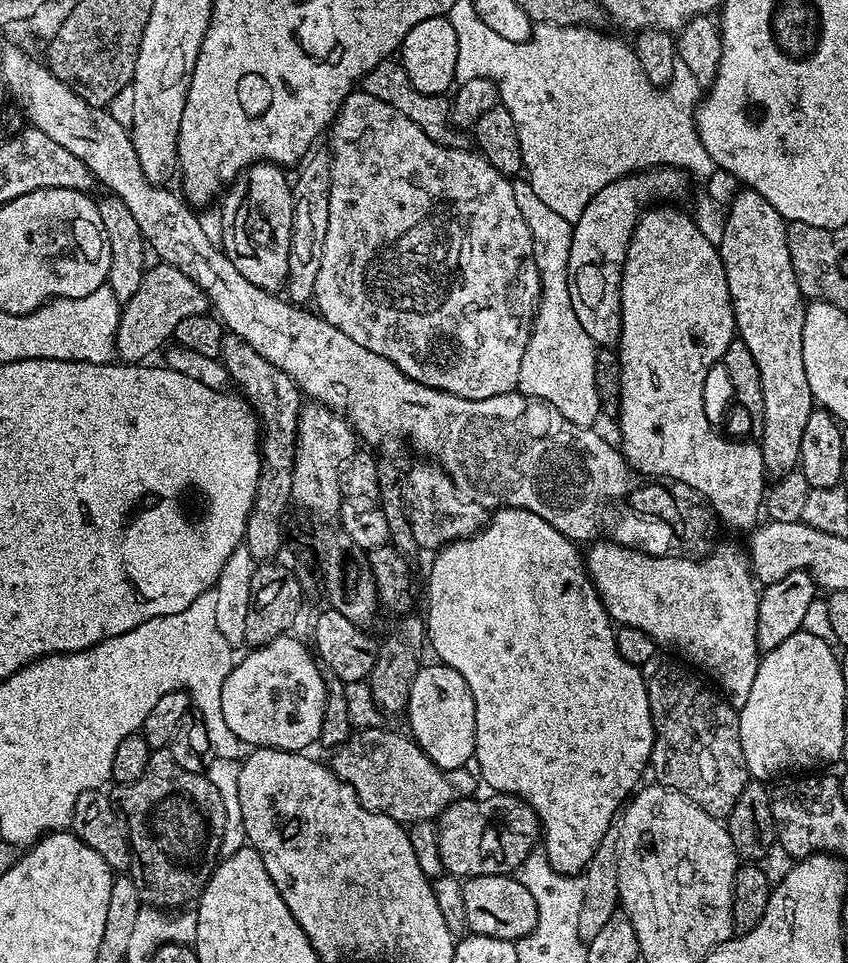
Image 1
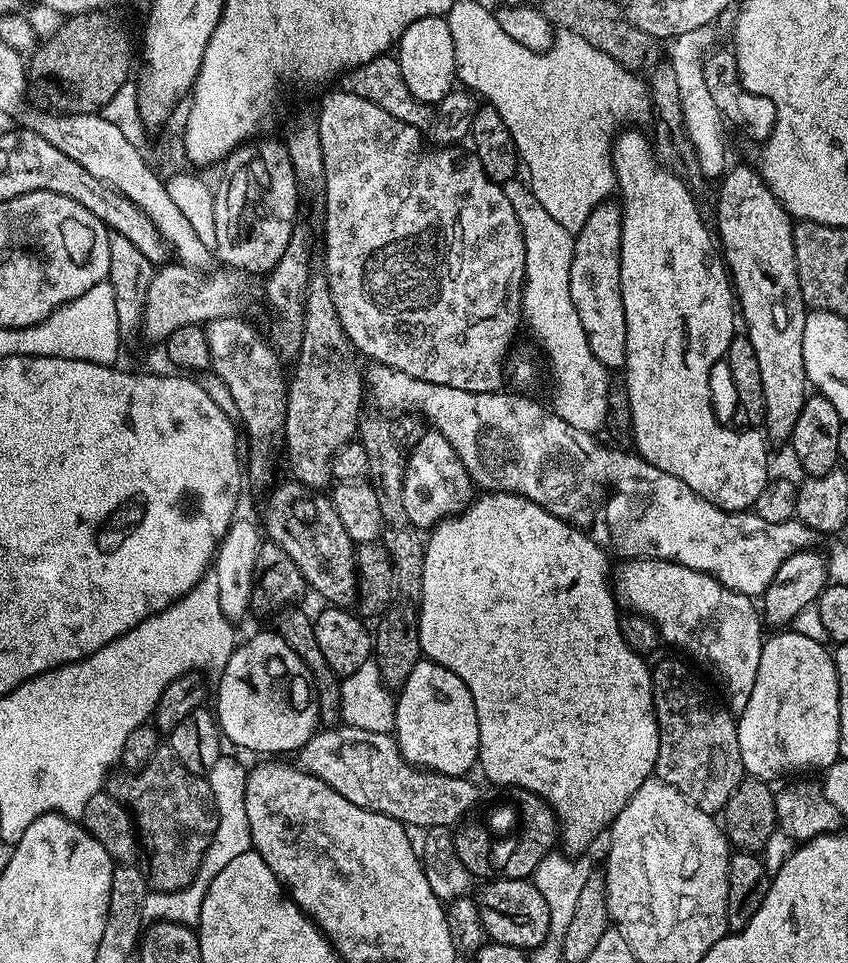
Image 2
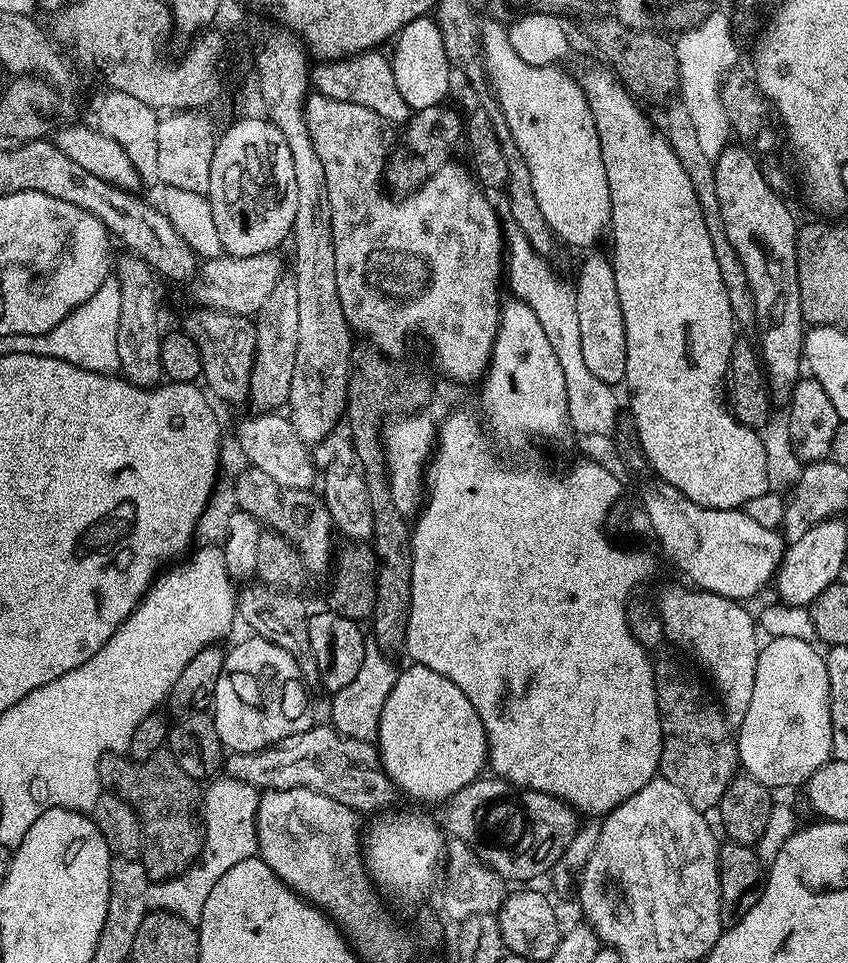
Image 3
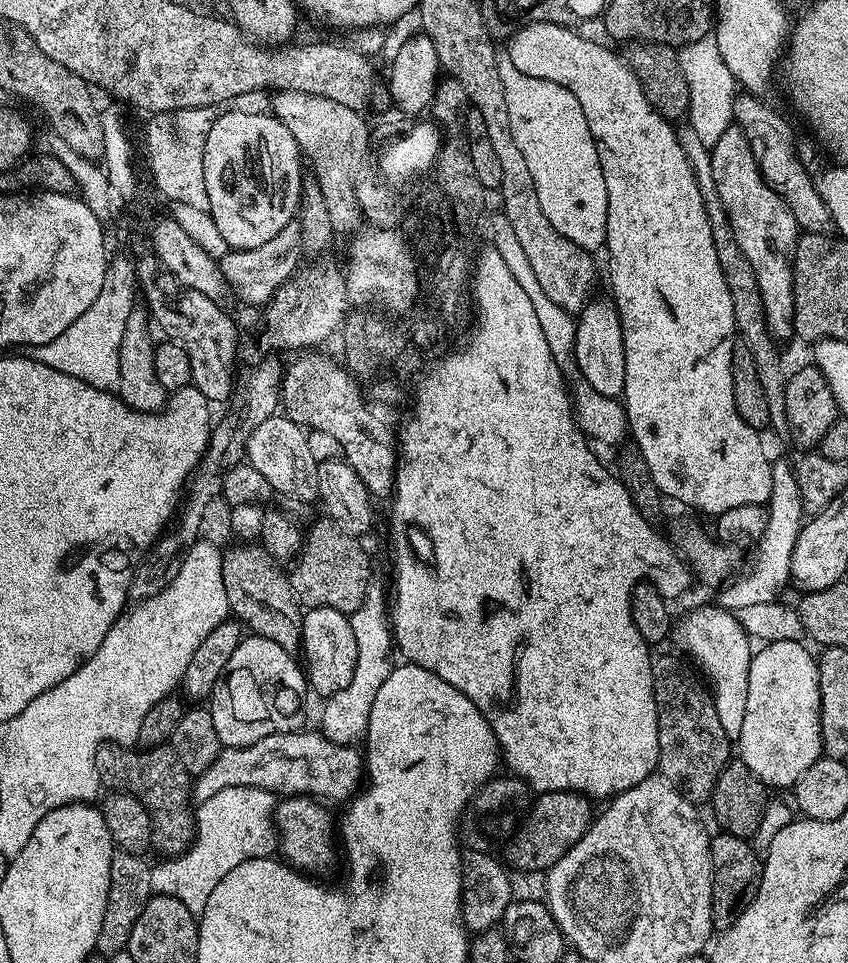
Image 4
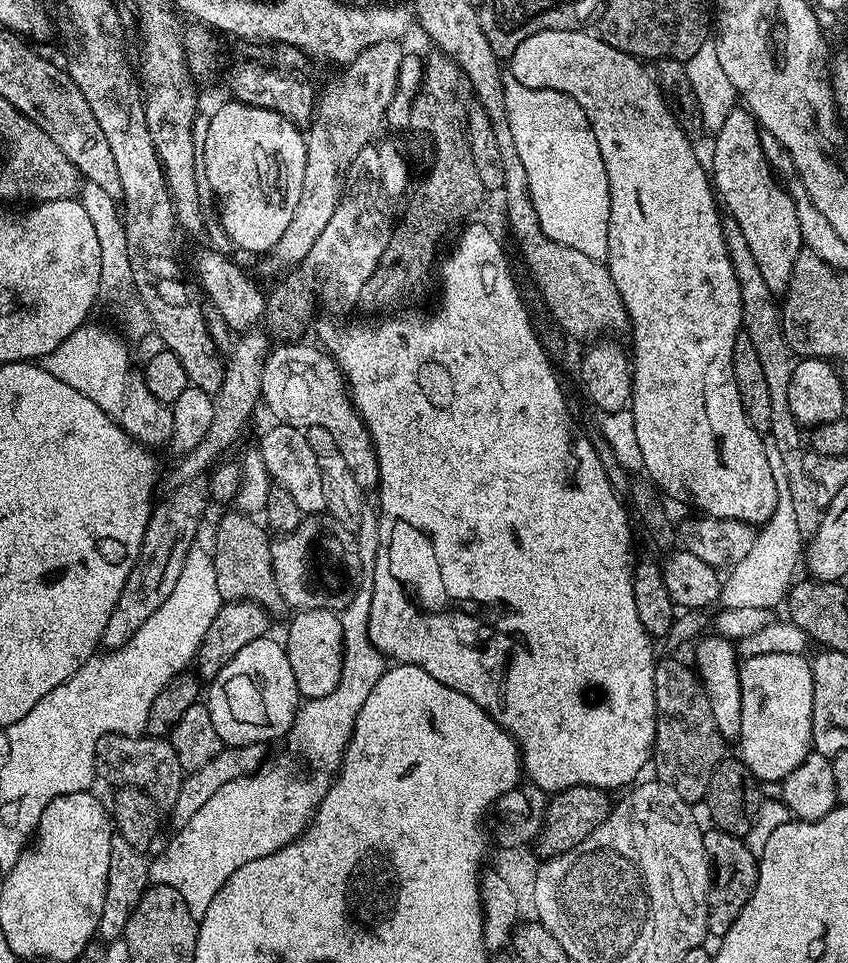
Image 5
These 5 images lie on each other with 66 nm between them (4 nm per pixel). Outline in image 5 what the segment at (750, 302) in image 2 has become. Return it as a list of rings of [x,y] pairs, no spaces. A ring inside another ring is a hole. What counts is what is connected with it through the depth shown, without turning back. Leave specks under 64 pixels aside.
[[[733,108],[730,118],[726,118],[714,134],[710,179],[717,197],[722,198],[727,215],[733,216],[742,228],[766,286],[770,286],[772,292],[782,294],[788,288],[794,262],[802,250],[798,210],[794,210],[787,187],[768,165],[760,133],[761,129],[747,108]]]

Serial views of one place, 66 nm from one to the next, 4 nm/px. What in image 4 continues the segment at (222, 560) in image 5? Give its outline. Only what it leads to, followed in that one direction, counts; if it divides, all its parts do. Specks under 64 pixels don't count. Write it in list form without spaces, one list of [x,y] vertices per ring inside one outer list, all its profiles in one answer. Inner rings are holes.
[[[263,546],[256,548],[232,548],[224,552],[222,562],[222,580],[226,582],[226,602],[228,611],[237,621],[243,625],[249,624],[251,631],[262,638],[270,638],[270,642],[278,642],[282,650],[296,654],[301,651],[300,639],[302,638],[302,622],[304,612],[302,605],[296,598],[296,592],[292,589],[291,579],[280,573],[281,565],[272,559],[272,555]]]

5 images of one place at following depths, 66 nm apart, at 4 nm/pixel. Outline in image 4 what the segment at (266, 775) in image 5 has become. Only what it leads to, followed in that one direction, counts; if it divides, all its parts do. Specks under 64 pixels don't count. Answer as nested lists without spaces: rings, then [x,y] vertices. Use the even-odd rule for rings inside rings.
[[[376,564],[372,567],[370,582],[367,584],[366,598],[362,606],[351,613],[350,619],[354,630],[354,642],[358,642],[358,662],[354,666],[354,678],[338,694],[327,697],[323,701],[324,713],[320,716],[319,727],[327,740],[333,740],[335,744],[355,745],[356,739],[367,737],[368,723],[370,722],[370,706],[374,697],[382,687],[382,682],[392,673],[394,661],[394,633],[390,627],[388,615],[388,576],[386,572]],[[230,786],[214,798],[199,801],[194,812],[196,834],[192,844],[178,856],[155,865],[150,874],[150,886],[157,896],[173,896],[197,918],[206,910],[206,898],[214,886],[244,860],[262,860],[271,857],[278,848],[278,833],[274,823],[277,797],[265,788]]]

